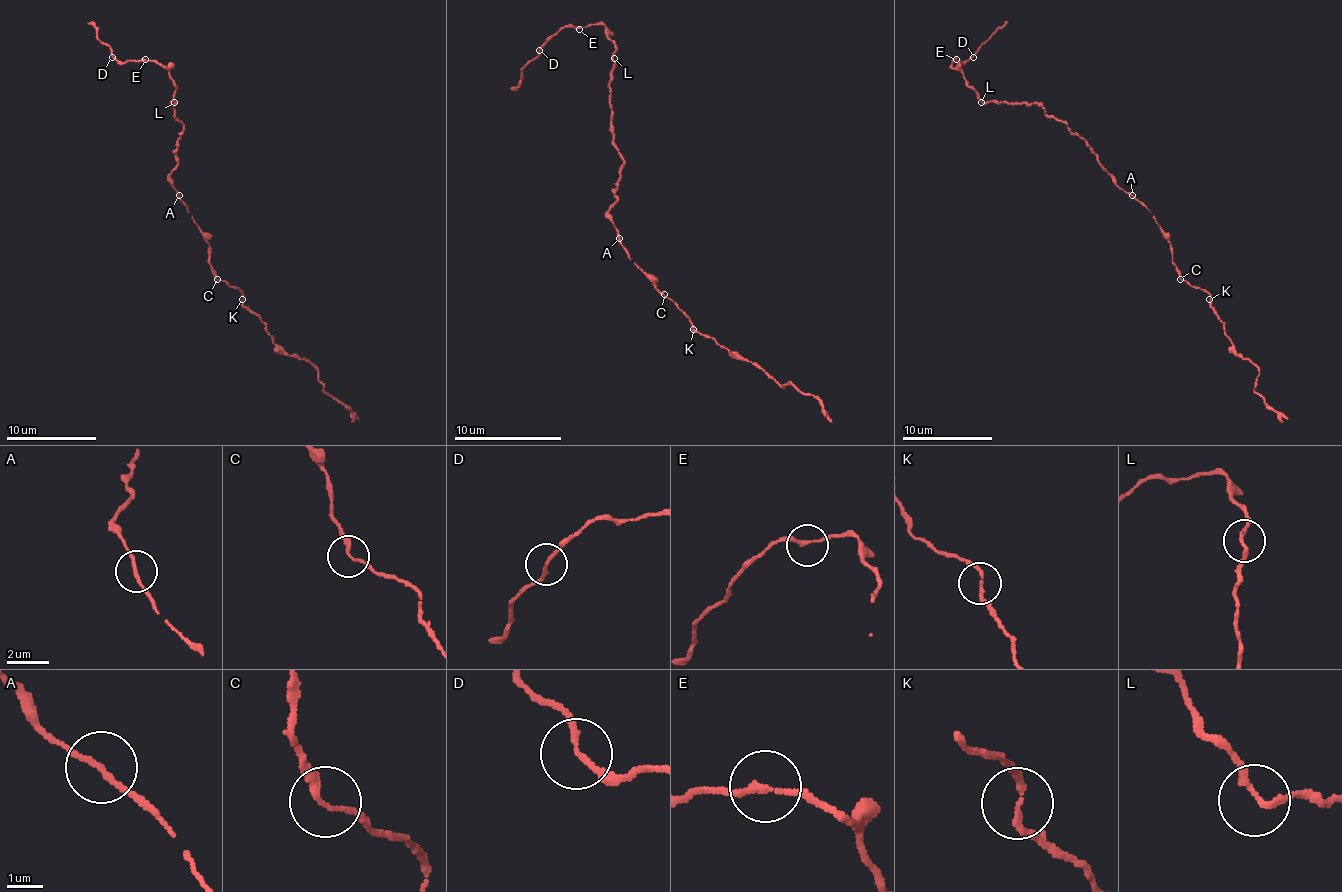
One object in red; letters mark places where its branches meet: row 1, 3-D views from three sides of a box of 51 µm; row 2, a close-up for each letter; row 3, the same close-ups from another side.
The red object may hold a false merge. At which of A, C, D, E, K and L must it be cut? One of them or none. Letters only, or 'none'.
none

